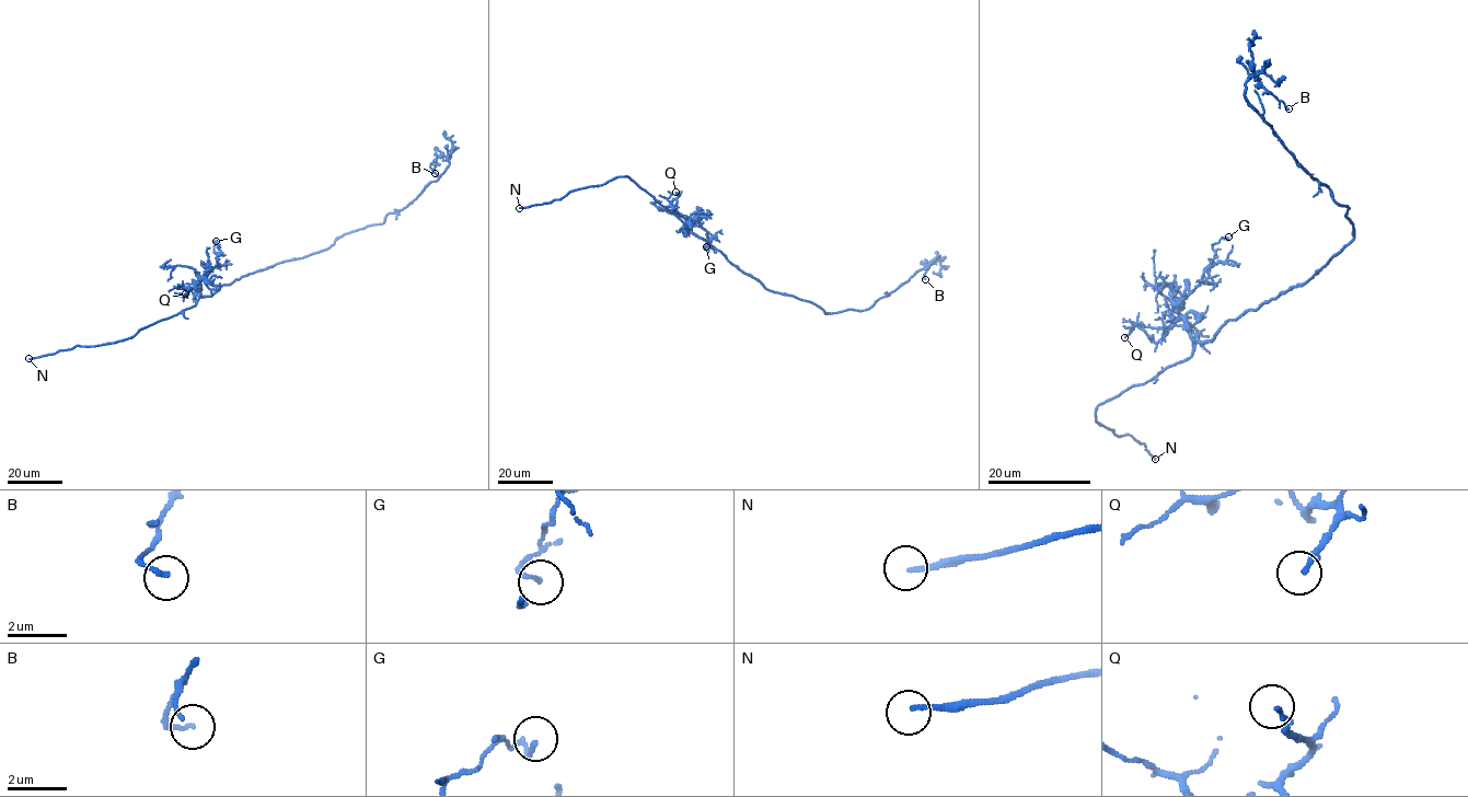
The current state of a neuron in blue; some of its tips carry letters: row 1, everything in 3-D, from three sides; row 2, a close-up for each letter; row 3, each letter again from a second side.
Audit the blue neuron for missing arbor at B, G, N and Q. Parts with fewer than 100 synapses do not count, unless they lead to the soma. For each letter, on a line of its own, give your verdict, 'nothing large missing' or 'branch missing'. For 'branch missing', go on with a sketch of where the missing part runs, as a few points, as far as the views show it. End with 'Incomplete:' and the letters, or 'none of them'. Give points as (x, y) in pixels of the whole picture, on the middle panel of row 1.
B: nothing large missing
G: nothing large missing
N: branch missing
Q: nothing large missing
Incomplete: N

